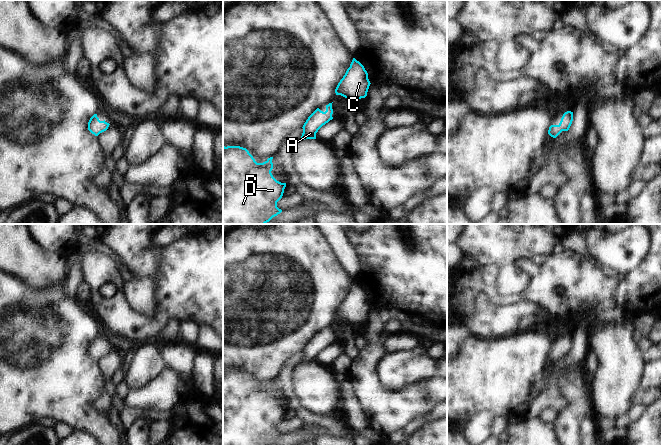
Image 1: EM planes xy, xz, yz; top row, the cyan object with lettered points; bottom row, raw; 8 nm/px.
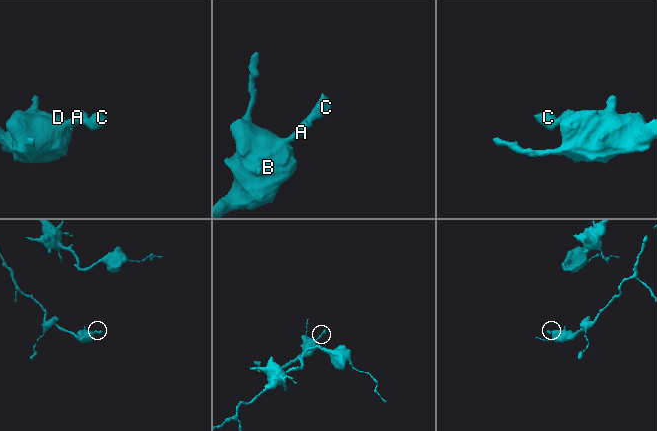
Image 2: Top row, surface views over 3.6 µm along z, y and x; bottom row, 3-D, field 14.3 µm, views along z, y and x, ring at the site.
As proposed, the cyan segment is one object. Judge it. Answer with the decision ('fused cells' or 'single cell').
single cell

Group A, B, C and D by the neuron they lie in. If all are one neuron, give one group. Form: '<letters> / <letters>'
A B C D

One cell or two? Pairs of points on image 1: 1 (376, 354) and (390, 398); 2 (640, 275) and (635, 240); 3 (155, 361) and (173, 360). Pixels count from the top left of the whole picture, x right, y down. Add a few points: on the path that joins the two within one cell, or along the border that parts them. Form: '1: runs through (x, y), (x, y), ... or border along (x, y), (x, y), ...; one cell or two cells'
1: runs through (371, 366), (371, 382), (378, 389); one cell
2: border along (639, 265), (630, 273); two cells
3: border along (159, 352), (165, 365); two cells

